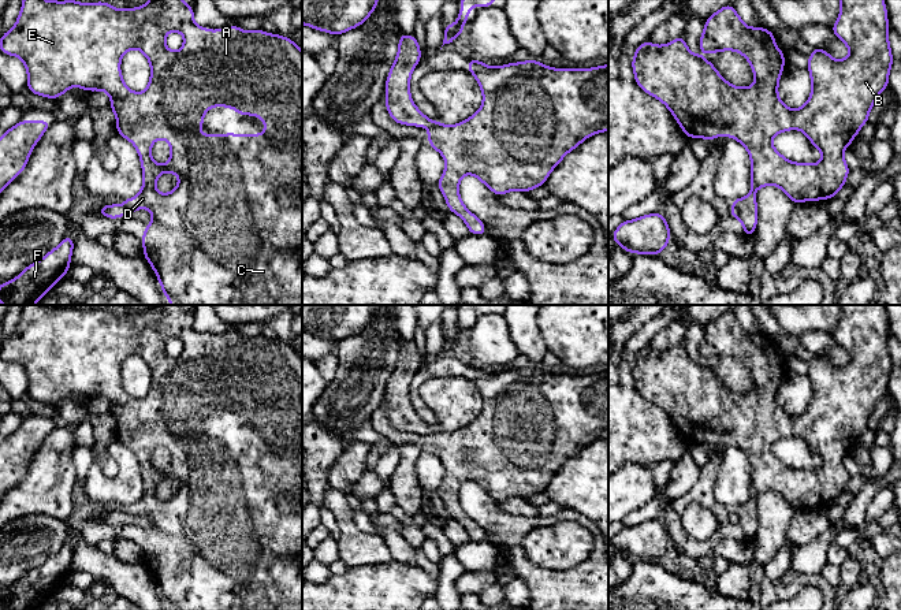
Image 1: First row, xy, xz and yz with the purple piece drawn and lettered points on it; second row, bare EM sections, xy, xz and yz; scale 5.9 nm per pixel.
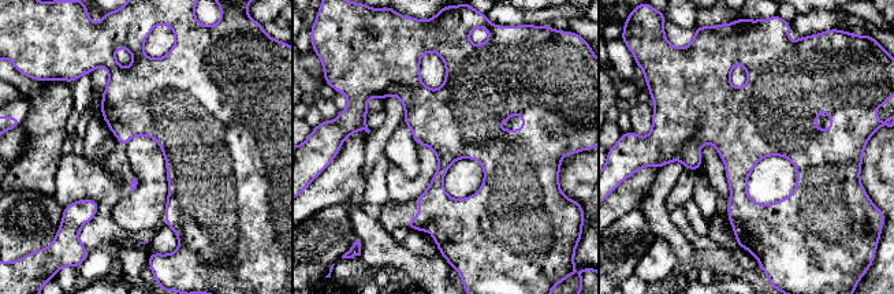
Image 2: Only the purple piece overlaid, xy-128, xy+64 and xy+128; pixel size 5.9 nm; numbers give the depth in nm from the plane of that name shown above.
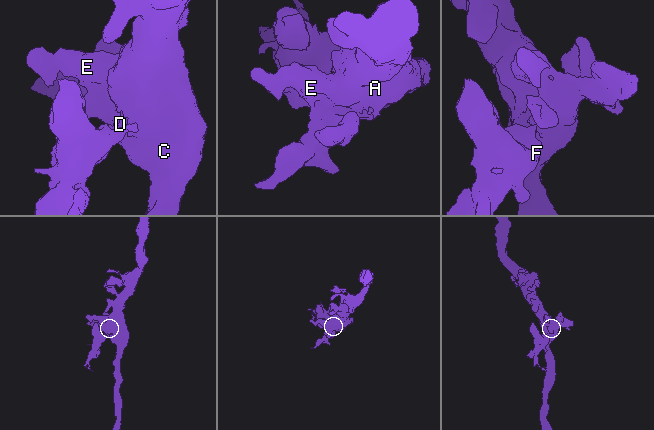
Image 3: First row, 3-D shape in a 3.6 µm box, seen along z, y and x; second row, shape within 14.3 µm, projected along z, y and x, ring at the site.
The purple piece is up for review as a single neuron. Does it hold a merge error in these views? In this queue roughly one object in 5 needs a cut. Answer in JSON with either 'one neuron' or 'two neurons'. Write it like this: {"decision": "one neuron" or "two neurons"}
{"decision": "two neurons"}

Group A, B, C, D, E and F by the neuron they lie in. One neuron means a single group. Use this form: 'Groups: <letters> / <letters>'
Groups: A B C D E / F

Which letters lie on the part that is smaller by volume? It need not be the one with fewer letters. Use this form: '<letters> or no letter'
F

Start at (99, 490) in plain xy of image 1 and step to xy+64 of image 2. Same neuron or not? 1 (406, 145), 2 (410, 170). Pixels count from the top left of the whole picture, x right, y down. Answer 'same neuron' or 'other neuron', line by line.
1: other neuron
2: other neuron

